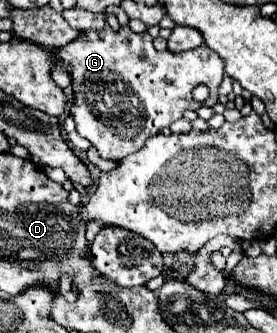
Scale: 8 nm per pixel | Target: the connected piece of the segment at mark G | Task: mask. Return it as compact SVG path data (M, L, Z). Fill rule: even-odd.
M109 25L103 27L103 29L85 31L85 35L81 35L81 39L77 39L75 43L69 43L69 47L61 47L61 49L53 51L53 61L55 61L55 67L67 67L67 71L69 71L69 75L71 75L73 95L75 95L73 105L71 105L71 115L73 115L73 119L75 119L77 133L79 133L81 137L89 139L91 145L97 147L97 151L99 151L99 155L101 155L103 159L113 159L113 161L119 161L119 159L123 159L123 157L127 157L127 155L139 151L139 149L143 147L143 143L145 143L149 137L157 135L163 127L169 127L173 121L181 119L181 117L183 117L183 111L187 111L187 109L199 109L199 107L203 106L205 103L206 106L213 107L218 102L219 95L217 95L217 89L219 89L219 85L221 85L223 80L223 75L225 75L225 63L223 63L223 59L219 59L219 55L217 55L215 51L211 51L209 47L199 45L197 49L183 51L183 53L157 51L157 49L153 47L153 37L151 37L149 33L133 33L133 31L129 29L129 25L119 27L119 31L113 31ZM197 85L207 85L207 87L209 87L209 97L205 102L200 103L193 99L193 93L191 93L191 91L193 91Z

